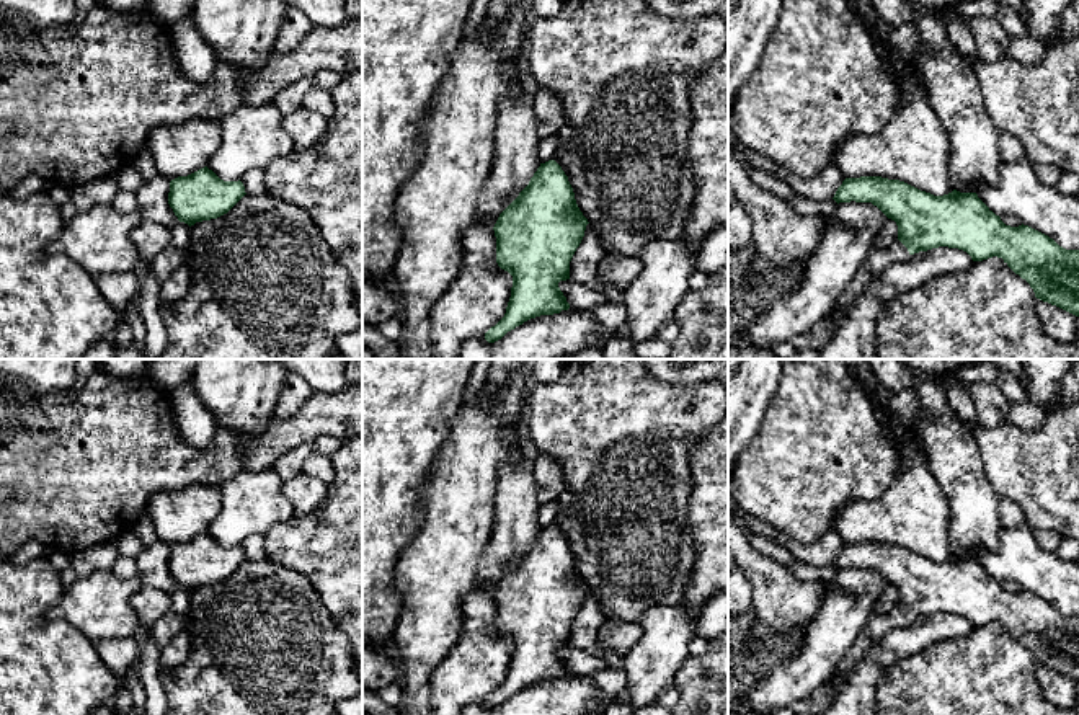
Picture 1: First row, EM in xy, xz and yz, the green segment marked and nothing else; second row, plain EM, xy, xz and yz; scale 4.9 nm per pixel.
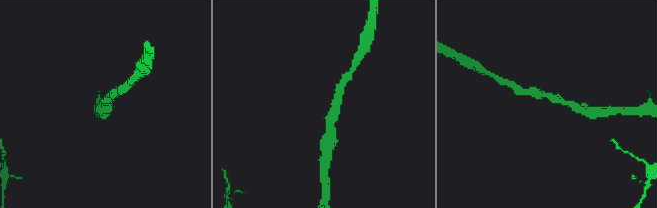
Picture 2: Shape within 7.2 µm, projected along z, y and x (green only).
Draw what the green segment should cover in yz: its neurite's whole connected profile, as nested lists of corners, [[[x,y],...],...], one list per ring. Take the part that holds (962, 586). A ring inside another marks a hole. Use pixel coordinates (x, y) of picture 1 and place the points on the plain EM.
[[[860,542],[846,544],[833,565],[837,570],[850,566],[872,568],[898,591],[898,606],[885,614],[872,612],[850,651],[837,664],[833,677],[850,677],[859,661],[890,630],[919,617],[948,612],[966,617],[973,627],[983,627],[992,622],[1002,624],[1015,640],[1030,650],[1037,664],[1079,682],[1079,615],[1066,615],[1048,601],[1028,591],[1006,591],[976,558],[953,555],[948,560],[934,562],[899,545]]]

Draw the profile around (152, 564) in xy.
[[[163,540],[144,547],[135,558],[137,575],[142,584],[167,593],[178,588],[178,583],[168,570],[170,547],[171,545]]]

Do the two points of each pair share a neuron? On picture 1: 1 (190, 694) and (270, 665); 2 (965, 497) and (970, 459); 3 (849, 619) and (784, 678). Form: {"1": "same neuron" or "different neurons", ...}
{"1": "same neuron", "2": "same neuron", "3": "same neuron"}

